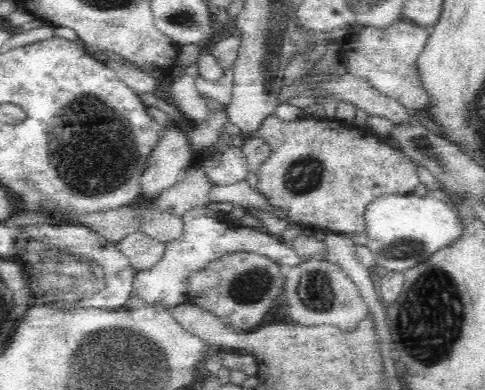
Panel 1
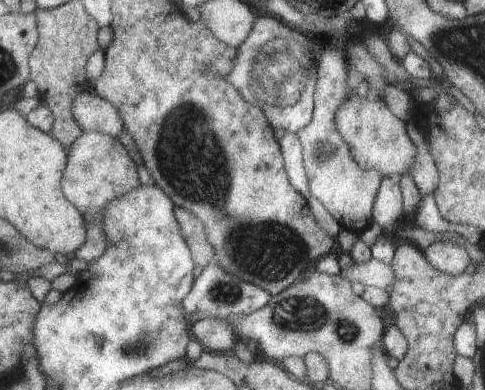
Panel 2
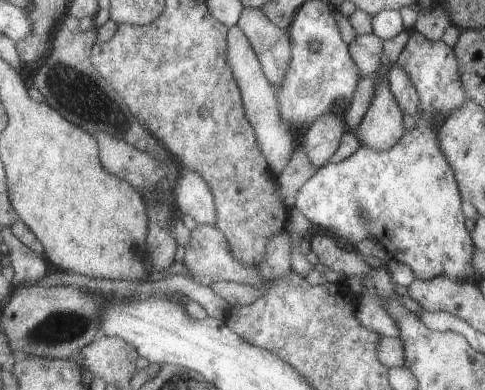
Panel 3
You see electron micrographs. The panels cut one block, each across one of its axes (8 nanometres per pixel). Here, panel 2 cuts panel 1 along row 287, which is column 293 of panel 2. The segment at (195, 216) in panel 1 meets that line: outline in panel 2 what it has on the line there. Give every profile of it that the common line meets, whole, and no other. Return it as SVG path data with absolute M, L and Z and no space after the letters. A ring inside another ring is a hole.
M283 134L283 138L279 140L281 146L281 154L283 154L283 162L285 162L285 172L289 176L289 182L293 184L293 188L303 196L303 198L311 198L311 188L309 188L309 180L307 180L307 170L305 170L305 156L303 156L303 146L297 138L297 134Z

